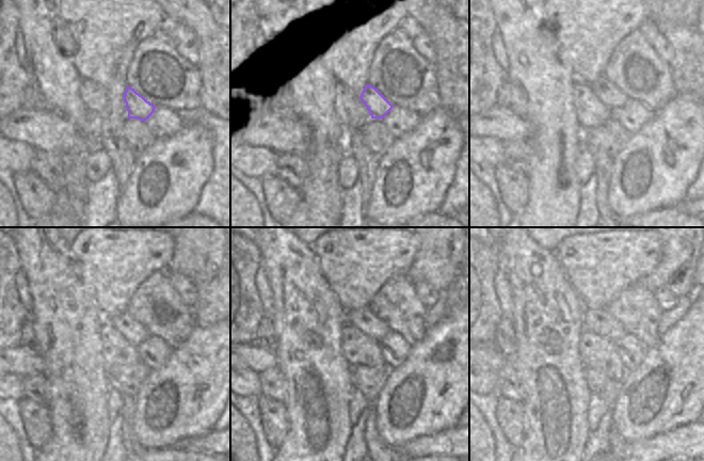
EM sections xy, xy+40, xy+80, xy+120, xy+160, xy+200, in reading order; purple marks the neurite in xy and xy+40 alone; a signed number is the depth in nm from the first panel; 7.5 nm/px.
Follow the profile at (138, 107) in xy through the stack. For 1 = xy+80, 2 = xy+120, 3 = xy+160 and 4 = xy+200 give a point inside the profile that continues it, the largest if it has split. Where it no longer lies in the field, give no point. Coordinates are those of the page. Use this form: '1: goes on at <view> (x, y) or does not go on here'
1: goes on at xy+80 (610, 95)
2: goes on at xy+120 (134, 332)
3: goes on at xy+160 (363, 319)
4: goes on at xy+200 (598, 320)

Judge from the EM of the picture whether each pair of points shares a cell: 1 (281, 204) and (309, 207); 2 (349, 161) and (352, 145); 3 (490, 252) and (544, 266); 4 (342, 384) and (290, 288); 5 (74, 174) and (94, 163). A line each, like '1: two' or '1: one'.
1: two
2: two
3: two
4: one
5: two

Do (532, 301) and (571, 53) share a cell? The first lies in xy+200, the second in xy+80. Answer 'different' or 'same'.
different

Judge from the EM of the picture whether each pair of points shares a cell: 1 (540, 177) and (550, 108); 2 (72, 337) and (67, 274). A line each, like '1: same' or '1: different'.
1: same
2: same

